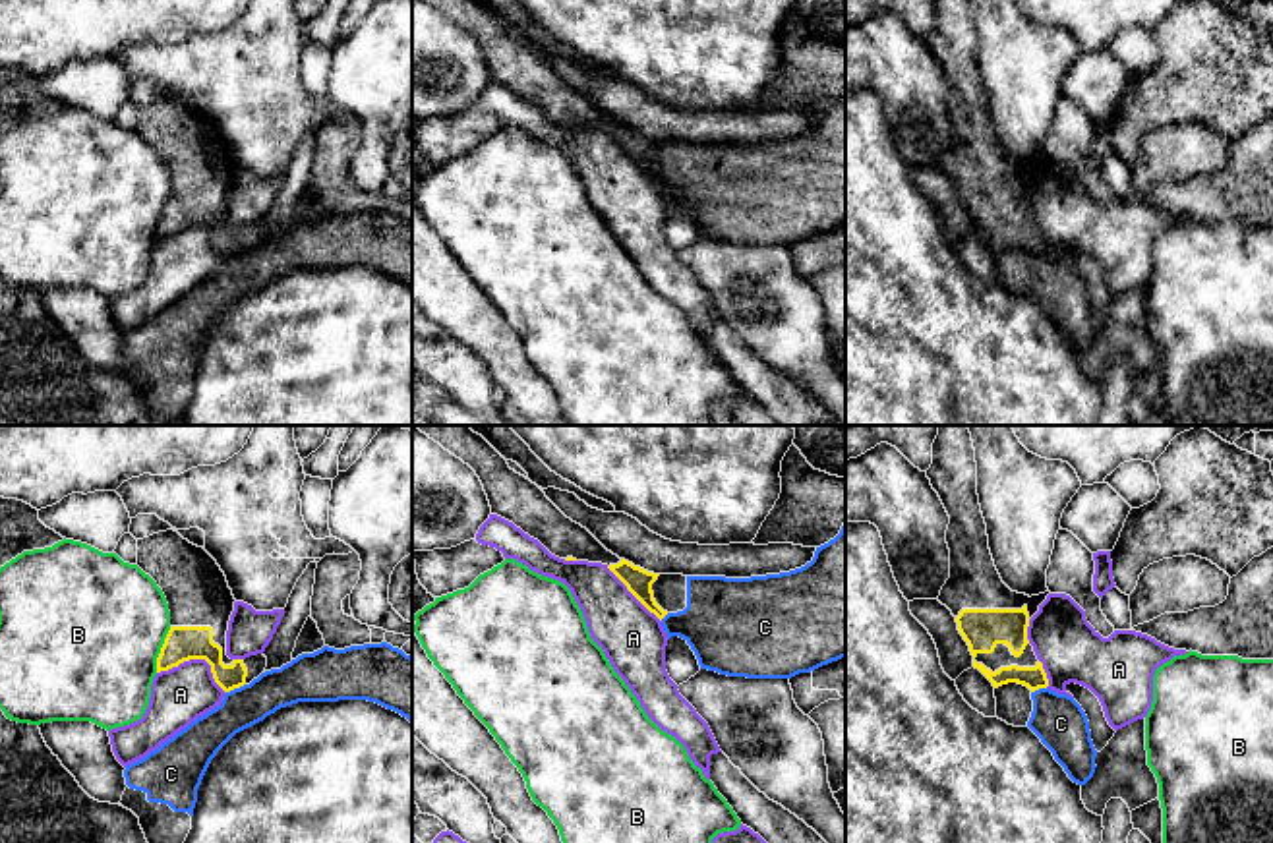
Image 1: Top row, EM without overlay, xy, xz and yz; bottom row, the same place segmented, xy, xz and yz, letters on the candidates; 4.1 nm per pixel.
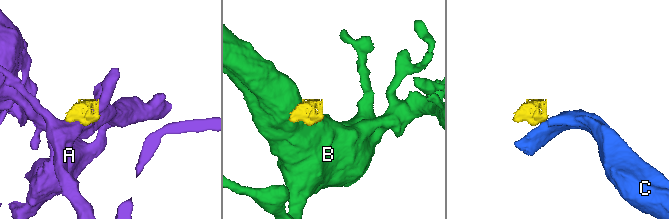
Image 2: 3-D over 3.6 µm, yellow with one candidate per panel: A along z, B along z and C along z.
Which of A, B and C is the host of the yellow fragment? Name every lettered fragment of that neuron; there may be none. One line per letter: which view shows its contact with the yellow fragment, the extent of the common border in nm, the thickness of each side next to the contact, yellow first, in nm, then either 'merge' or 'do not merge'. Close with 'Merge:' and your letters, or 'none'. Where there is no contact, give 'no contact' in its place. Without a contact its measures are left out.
A: meets yellow in xy; contact 300 nm long; 140 nm thick on the yellow side, 240 nm on the other; do not merge
B: meets yellow in xy; contact 200 nm long; 140 nm thick on the yellow side, 500 nm on the other; do not merge
C: meets yellow in xy; contact 90 nm long; 140 nm thick on the yellow side, 170 nm on the other; do not merge
Merge: none

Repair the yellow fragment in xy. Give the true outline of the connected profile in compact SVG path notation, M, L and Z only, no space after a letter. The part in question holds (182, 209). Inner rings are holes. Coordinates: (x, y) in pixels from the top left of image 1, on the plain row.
M178 99L137 106L137 133L163 157L170 197L157 224L157 240L190 226L205 226L215 249L230 259L265 240L263 220L246 226L226 222L226 197L234 162L217 128Z

